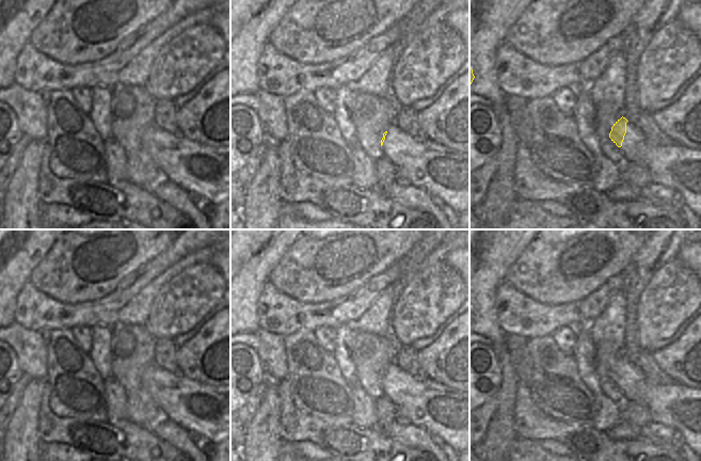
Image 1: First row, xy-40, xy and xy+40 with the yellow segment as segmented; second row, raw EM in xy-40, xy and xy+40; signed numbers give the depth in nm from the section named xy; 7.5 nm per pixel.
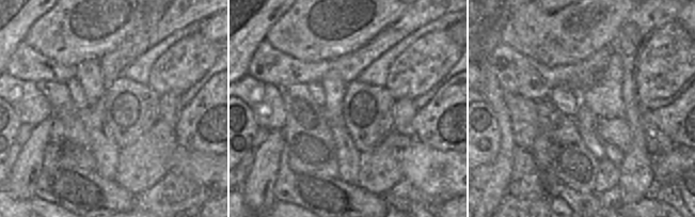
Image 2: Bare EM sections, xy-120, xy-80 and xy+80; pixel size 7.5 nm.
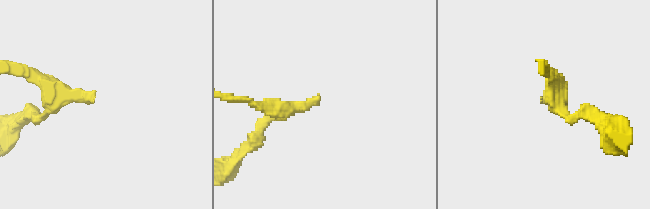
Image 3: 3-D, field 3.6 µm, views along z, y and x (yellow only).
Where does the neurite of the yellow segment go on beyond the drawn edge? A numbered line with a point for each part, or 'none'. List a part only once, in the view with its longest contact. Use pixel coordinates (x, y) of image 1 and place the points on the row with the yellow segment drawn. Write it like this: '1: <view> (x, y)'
1: xy+40 (675, 167)

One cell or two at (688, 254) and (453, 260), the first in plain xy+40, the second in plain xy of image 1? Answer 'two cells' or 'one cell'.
one cell

